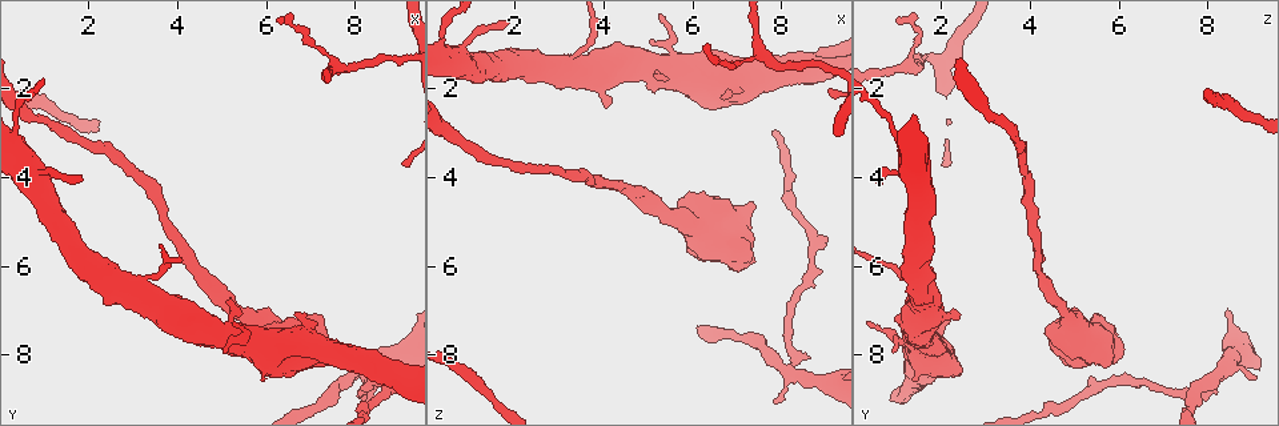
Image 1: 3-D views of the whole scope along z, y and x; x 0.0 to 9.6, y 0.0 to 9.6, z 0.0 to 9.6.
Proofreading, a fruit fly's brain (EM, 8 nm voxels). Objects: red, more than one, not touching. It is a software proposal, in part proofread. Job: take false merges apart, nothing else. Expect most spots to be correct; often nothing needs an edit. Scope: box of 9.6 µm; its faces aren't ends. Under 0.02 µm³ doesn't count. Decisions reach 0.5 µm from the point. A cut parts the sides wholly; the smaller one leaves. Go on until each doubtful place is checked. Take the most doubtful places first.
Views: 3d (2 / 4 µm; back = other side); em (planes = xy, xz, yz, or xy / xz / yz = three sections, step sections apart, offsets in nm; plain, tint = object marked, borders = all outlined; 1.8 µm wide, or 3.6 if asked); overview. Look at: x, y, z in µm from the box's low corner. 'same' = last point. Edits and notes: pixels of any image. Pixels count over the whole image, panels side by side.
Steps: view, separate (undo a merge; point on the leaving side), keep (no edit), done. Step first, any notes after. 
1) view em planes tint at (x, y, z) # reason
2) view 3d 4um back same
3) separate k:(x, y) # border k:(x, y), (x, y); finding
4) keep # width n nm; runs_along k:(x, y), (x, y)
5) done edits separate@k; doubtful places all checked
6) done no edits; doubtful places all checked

view 3d 2um back at (8.20, 8.30, 8.40) # two arms in line, one across

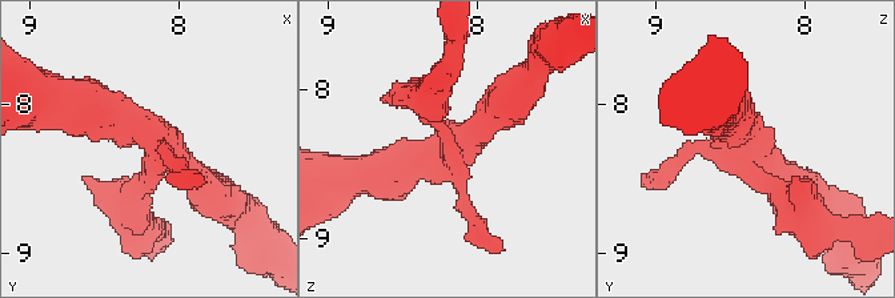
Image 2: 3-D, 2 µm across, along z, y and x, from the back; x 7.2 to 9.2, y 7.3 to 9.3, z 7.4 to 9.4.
view em planes tint at (8.14, 8.34, 8.38) # shape alone is not enough

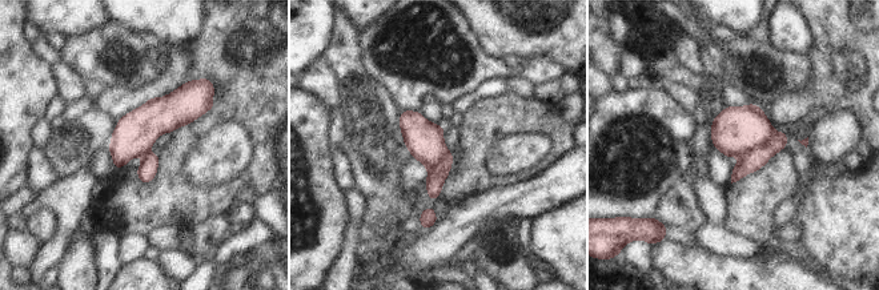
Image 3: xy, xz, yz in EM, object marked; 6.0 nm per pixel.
separate 3:(737, 129) # border 3:(775, 133), (762, 145), (739, 156); two neurons meet here

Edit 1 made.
view overview

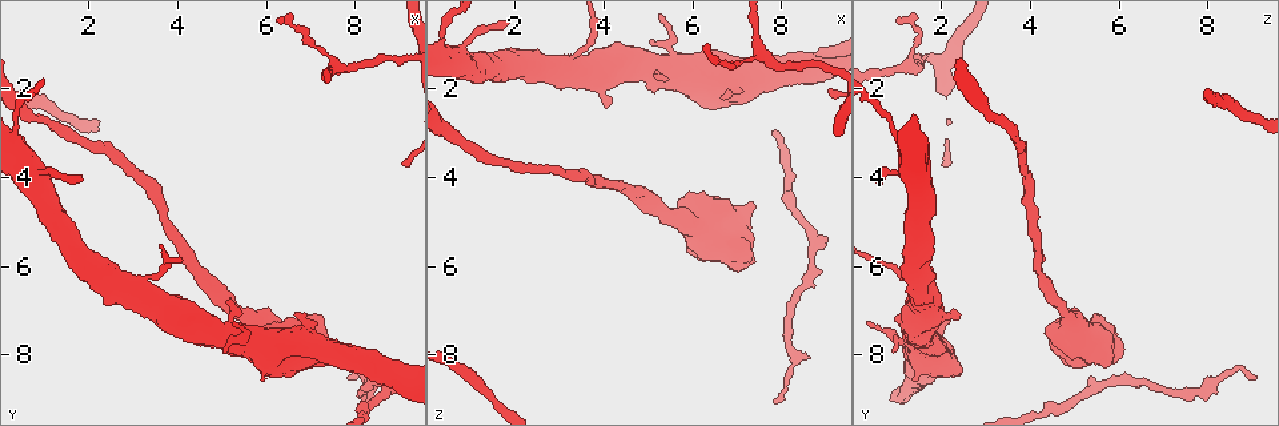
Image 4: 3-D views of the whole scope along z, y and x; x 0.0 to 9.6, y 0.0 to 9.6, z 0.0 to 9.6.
view 3d 4um at (7.60, 1.55, 1.25) # three-way junction

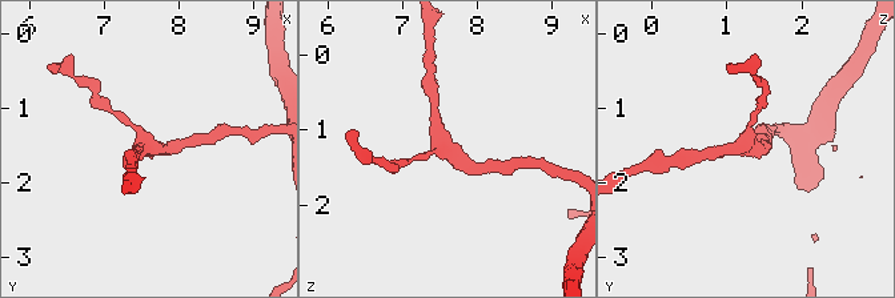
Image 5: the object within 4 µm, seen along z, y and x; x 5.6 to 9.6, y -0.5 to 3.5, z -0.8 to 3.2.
view em yz step 4 tint at (7.60, 1.50, 1.25) # arms 3

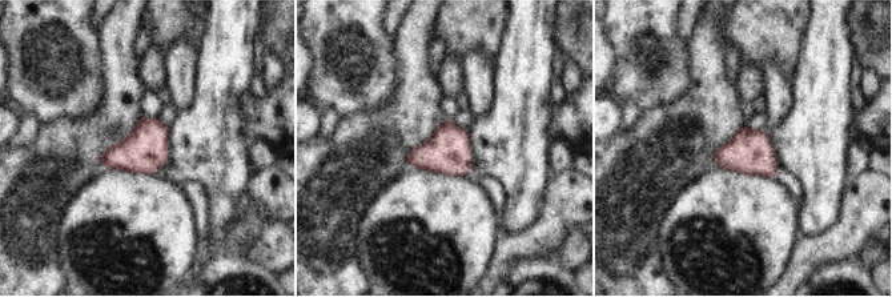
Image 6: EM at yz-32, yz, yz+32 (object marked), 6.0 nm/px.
view em planes tint same # cut it another way

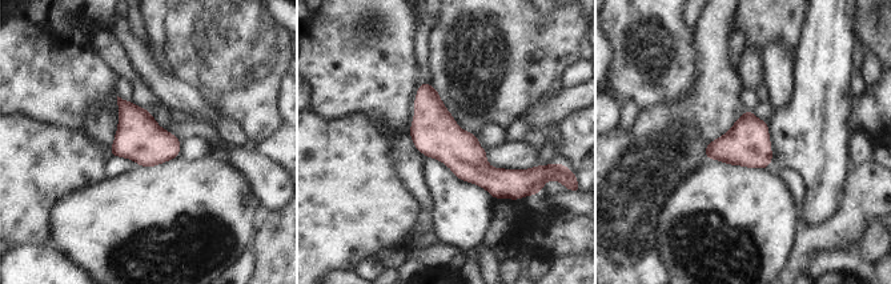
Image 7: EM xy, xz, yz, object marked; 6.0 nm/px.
keep # runs_along 7:(424, 87), (432, 122), (514, 182); continuous, no second neuron

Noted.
view em 3.6um planes tint at (3.15, 6.35, 1.40)

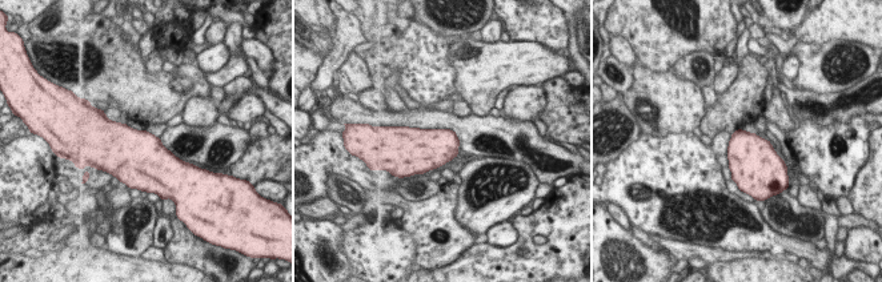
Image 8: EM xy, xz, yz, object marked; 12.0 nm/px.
keep # continuous, no second neuron

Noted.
done edits separate@3; doubtful places all checked

